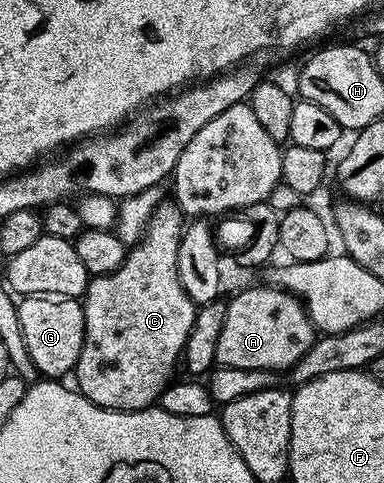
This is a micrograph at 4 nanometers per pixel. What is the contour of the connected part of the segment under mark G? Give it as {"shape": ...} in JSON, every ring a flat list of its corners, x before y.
{"shape":[[28,296,17,301,20,329,35,368,46,378,66,378,78,365,80,350,86,333,84,310,74,298]]}

